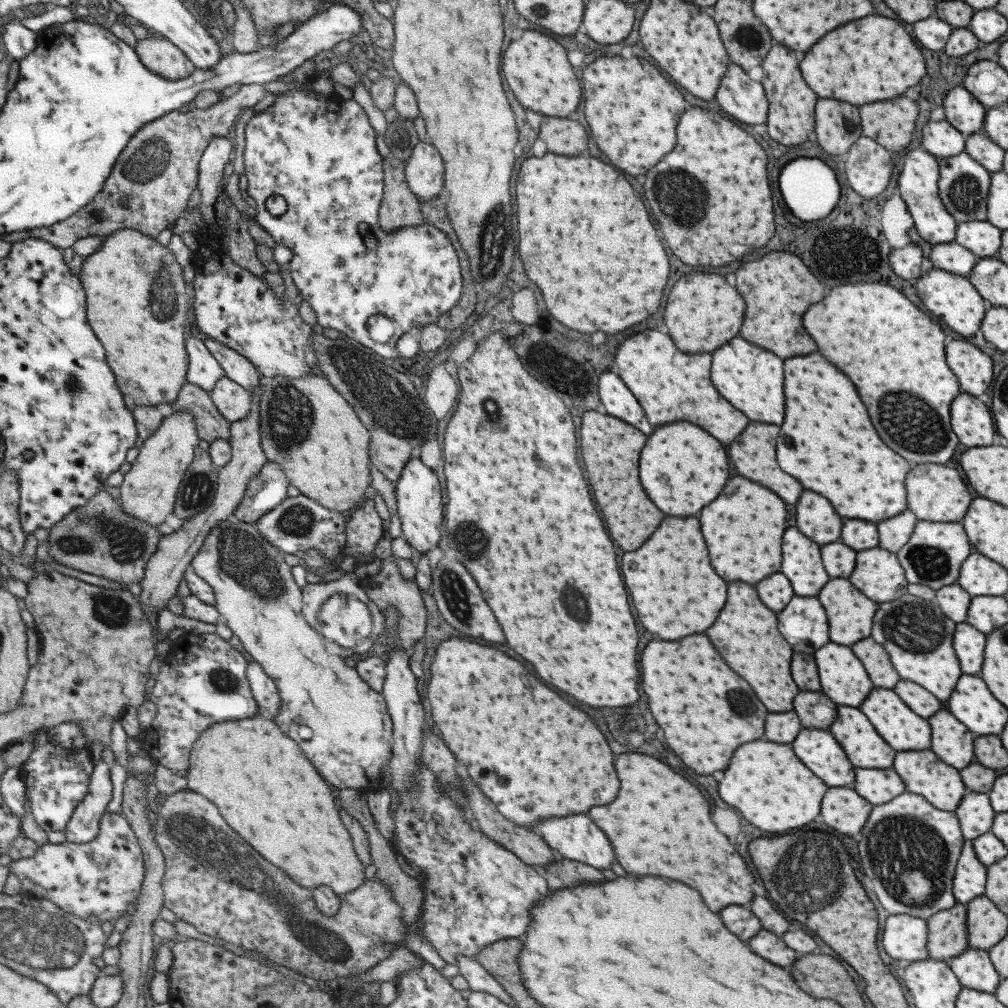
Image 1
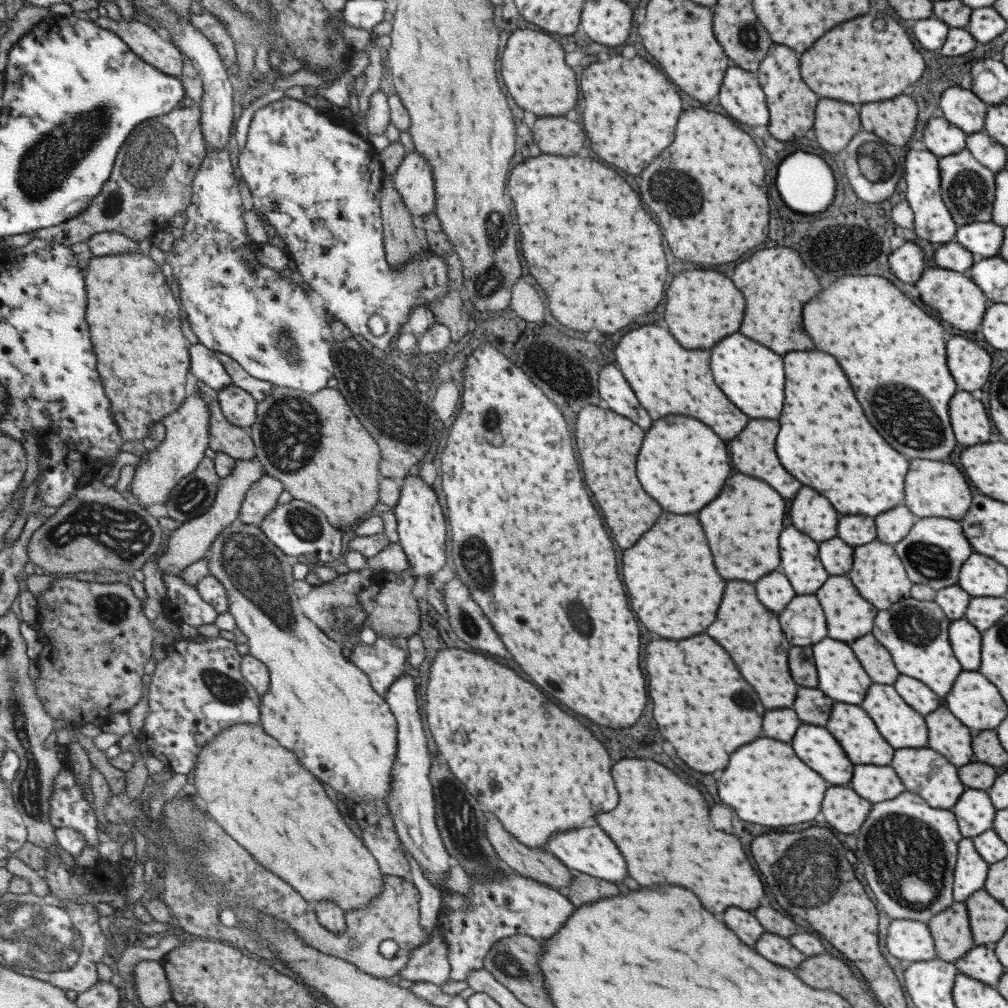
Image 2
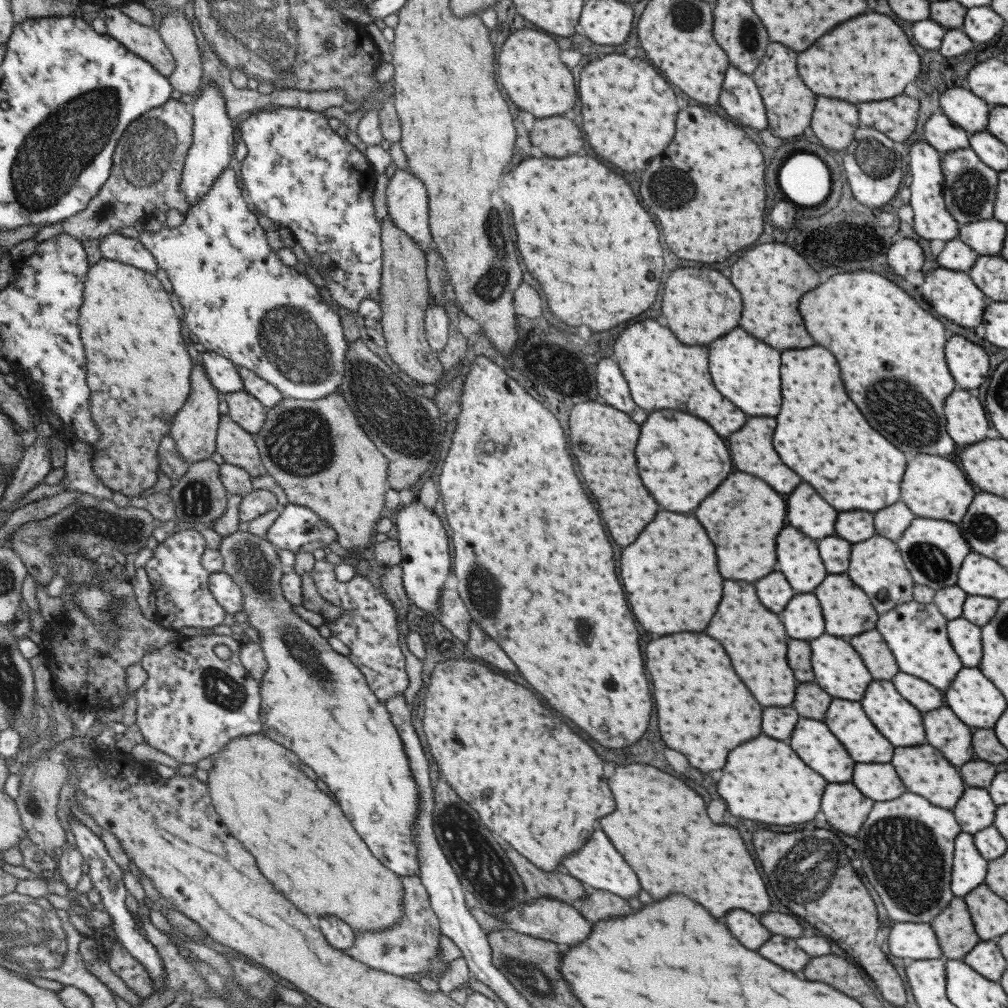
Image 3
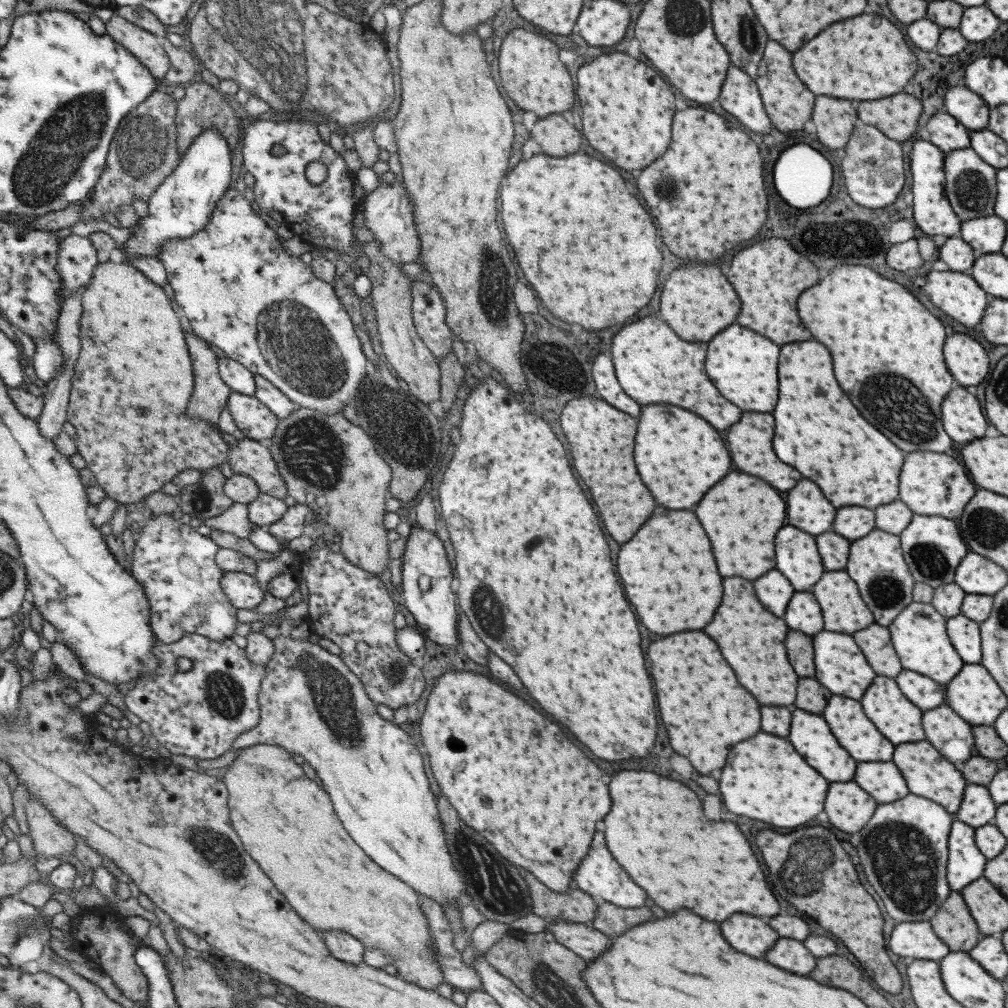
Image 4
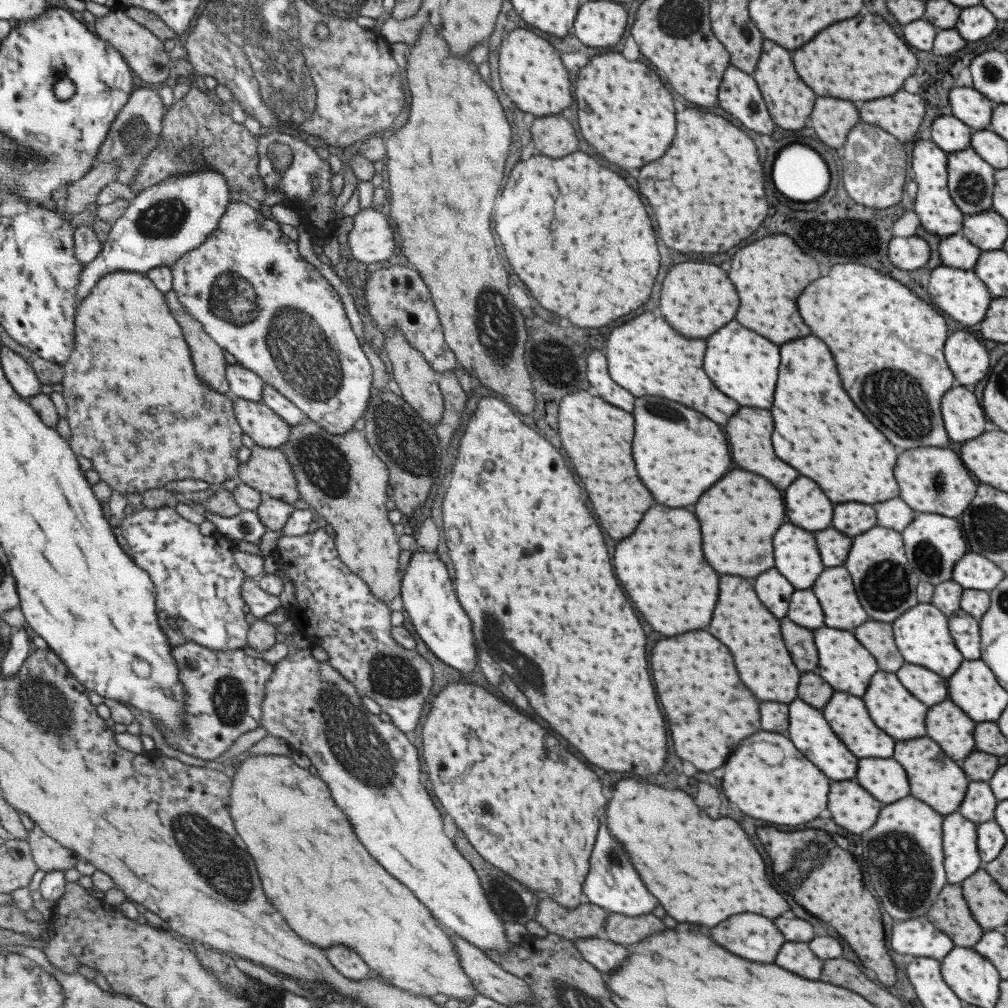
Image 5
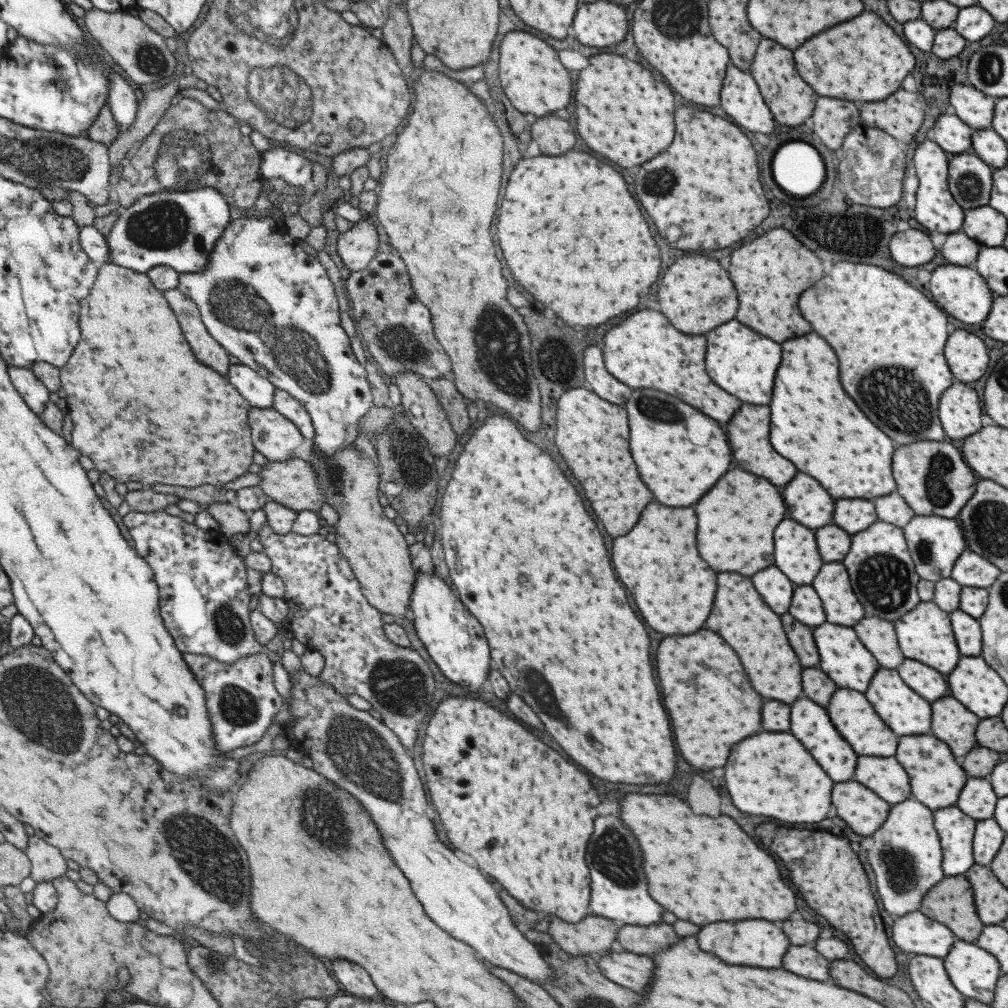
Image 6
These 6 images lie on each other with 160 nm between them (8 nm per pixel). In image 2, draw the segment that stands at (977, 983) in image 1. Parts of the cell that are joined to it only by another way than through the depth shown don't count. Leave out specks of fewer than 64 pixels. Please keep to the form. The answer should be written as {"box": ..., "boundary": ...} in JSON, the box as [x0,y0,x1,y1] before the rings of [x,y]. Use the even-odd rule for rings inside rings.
{"box":[954,945,1004,987],"boundary":[[[974,945],[954,962],[954,967],[956,972],[961,972],[989,987],[995,987],[1004,972],[1002,964],[995,958],[992,945]]]}

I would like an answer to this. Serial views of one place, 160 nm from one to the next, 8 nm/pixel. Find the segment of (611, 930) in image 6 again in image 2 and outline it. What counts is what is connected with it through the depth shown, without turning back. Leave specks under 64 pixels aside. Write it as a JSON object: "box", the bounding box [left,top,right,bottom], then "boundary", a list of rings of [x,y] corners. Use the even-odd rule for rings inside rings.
{"box":[484,813,571,892],"boundary":[[[490,813],[485,814],[485,817],[486,825],[484,829],[487,840],[493,847],[495,854],[508,868],[511,868],[511,870],[518,875],[533,879],[559,892],[561,892],[561,889],[566,888],[570,882],[571,873],[558,858],[555,858],[546,849],[532,849],[521,844],[512,834],[509,834],[495,816]]]}

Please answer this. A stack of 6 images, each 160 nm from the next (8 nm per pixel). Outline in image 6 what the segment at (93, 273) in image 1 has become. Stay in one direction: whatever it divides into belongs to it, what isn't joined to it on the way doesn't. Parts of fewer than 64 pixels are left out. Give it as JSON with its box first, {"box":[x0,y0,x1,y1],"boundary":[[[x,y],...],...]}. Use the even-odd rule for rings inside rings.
{"box":[60,262,258,489],"boundary":[[[111,262],[101,264],[98,279],[95,281],[90,295],[83,299],[82,305],[83,314],[80,316],[80,327],[83,340],[79,342],[79,348],[74,352],[75,356],[70,358],[70,362],[65,367],[61,367],[60,373],[62,388],[66,392],[67,407],[73,422],[72,446],[78,449],[82,455],[89,457],[94,462],[97,471],[111,476],[118,487],[122,483],[135,481],[150,488],[159,484],[186,488],[199,488],[199,486],[209,484],[221,489],[224,484],[233,482],[240,476],[246,476],[249,473],[249,466],[253,464],[255,451],[258,451],[254,446],[250,425],[250,410],[253,406],[251,406],[250,400],[247,400],[239,389],[231,384],[227,375],[223,376],[222,373],[215,372],[213,368],[203,366],[195,358],[187,338],[183,336],[181,324],[173,312],[173,307],[166,299],[166,293],[154,285],[148,273],[137,272],[135,269],[125,268]]]}

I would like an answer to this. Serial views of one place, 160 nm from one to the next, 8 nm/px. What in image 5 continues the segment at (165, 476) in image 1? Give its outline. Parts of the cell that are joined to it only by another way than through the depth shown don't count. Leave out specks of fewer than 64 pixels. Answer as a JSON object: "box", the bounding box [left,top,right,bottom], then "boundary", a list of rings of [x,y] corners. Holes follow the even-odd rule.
{"box":[166,290,231,394],"boundary":[[[170,290],[166,297],[171,310],[179,318],[179,324],[183,324],[183,332],[187,336],[187,342],[191,344],[195,366],[199,368],[199,376],[203,376],[203,382],[209,384],[217,393],[231,394],[224,348],[211,338],[203,324],[186,311],[185,305],[178,299],[178,293]]]}

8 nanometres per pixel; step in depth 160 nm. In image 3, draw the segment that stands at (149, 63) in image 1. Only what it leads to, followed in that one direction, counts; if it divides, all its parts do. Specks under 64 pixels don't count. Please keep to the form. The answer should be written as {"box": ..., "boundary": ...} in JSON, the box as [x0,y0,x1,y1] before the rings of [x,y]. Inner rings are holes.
{"box":[103,6,177,77],"boundary":[[[106,6],[103,11],[110,36],[121,41],[131,52],[150,61],[163,76],[170,77],[175,72],[177,64],[174,54],[166,46],[161,33],[126,16],[119,6]]]}

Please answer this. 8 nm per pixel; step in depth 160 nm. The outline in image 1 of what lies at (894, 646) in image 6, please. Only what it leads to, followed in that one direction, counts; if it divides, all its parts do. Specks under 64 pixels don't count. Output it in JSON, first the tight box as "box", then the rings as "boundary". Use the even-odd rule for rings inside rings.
{"box":[851,638,899,688],"boundary":[[[865,638],[865,640],[855,642],[851,646],[851,650],[863,664],[873,686],[877,686],[877,688],[893,688],[895,686],[899,676],[891,668],[891,662],[887,660],[885,650],[879,644],[875,644],[871,638]]]}

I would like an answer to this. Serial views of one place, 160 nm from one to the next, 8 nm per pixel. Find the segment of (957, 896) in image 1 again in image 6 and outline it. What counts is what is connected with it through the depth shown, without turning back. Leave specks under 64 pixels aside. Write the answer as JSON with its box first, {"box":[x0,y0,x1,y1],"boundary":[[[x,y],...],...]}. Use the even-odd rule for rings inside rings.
{"box":[932,805,976,876],"boundary":[[[954,805],[933,810],[932,817],[939,837],[944,876],[963,875],[974,864],[972,838],[976,820]]]}

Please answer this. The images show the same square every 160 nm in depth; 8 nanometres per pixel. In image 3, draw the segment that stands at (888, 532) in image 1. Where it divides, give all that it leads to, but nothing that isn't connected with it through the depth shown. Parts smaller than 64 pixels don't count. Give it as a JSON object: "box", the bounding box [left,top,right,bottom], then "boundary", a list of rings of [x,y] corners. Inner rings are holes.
{"box":[873,502,913,541],"boundary":[[[895,502],[873,514],[875,532],[879,536],[887,536],[889,540],[893,541],[901,536],[901,532],[910,525],[911,520],[913,520],[913,514],[907,510],[907,506],[903,502]]]}

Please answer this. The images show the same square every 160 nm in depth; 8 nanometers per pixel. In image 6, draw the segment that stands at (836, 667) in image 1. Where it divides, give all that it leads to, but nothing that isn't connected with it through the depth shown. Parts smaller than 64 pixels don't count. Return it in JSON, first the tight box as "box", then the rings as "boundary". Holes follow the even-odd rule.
{"box":[813,623,877,692],"boundary":[[[821,623],[817,628],[813,628],[813,640],[815,640],[815,648],[819,652],[819,668],[839,686],[839,688],[849,688],[849,690],[857,690],[857,692],[865,692],[867,684],[871,680],[871,676],[877,670],[877,662],[875,658],[861,646],[861,642],[857,640],[855,632],[851,628],[845,626],[837,626],[837,624]]]}

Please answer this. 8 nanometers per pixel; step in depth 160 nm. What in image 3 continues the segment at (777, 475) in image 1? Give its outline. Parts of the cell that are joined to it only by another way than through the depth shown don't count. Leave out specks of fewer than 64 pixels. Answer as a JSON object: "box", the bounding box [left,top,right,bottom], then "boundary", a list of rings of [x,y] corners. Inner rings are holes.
{"box":[727,418,799,494],"boundary":[[[747,418],[747,422],[727,438],[727,446],[729,446],[729,456],[731,462],[735,466],[735,470],[741,470],[748,474],[753,474],[756,478],[761,478],[763,482],[767,482],[773,490],[784,494],[789,494],[797,484],[799,484],[799,476],[795,476],[795,472],[791,472],[787,466],[783,466],[777,458],[777,454],[773,452],[771,446],[771,434],[775,428],[775,420],[773,418]],[[737,440],[737,446],[735,446]],[[735,452],[737,452],[737,462],[735,462]]]}

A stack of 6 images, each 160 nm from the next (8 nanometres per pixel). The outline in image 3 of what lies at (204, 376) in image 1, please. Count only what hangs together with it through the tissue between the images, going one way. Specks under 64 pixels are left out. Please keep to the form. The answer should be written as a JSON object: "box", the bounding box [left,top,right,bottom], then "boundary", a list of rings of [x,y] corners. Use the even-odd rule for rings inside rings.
{"box":[200,350,245,394],"boundary":[[[206,350],[200,354],[206,372],[209,372],[215,388],[224,394],[243,391],[245,384],[237,364],[222,354]]]}

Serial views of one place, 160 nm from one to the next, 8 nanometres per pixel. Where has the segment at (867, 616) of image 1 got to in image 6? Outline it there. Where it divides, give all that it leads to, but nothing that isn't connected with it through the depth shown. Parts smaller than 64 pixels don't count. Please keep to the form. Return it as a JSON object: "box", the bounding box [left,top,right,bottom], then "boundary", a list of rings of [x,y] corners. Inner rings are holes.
{"box":[811,562,863,626],"boundary":[[[839,562],[823,564],[819,574],[813,578],[811,588],[815,588],[817,596],[821,598],[827,622],[853,626],[857,620],[863,618],[863,608],[849,588],[847,572]]]}

